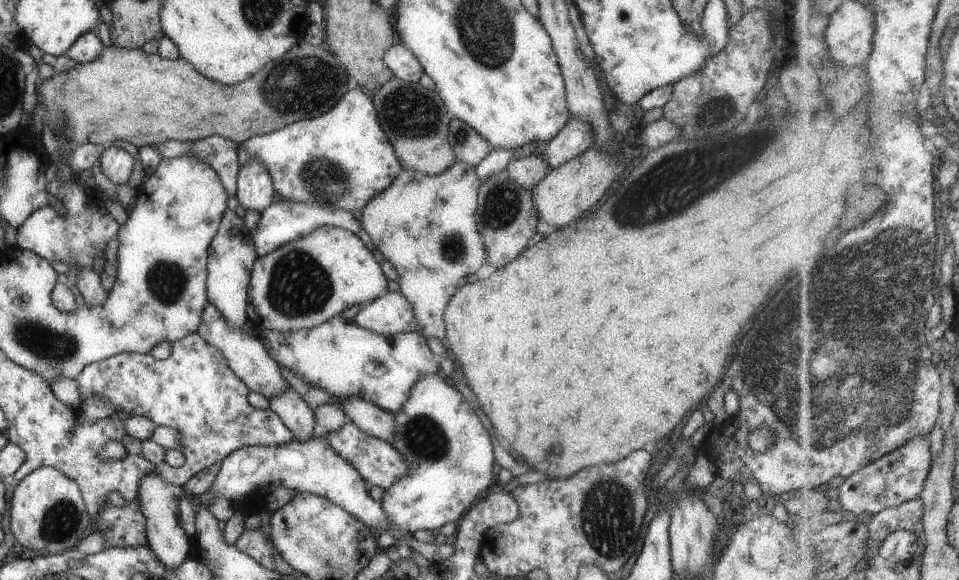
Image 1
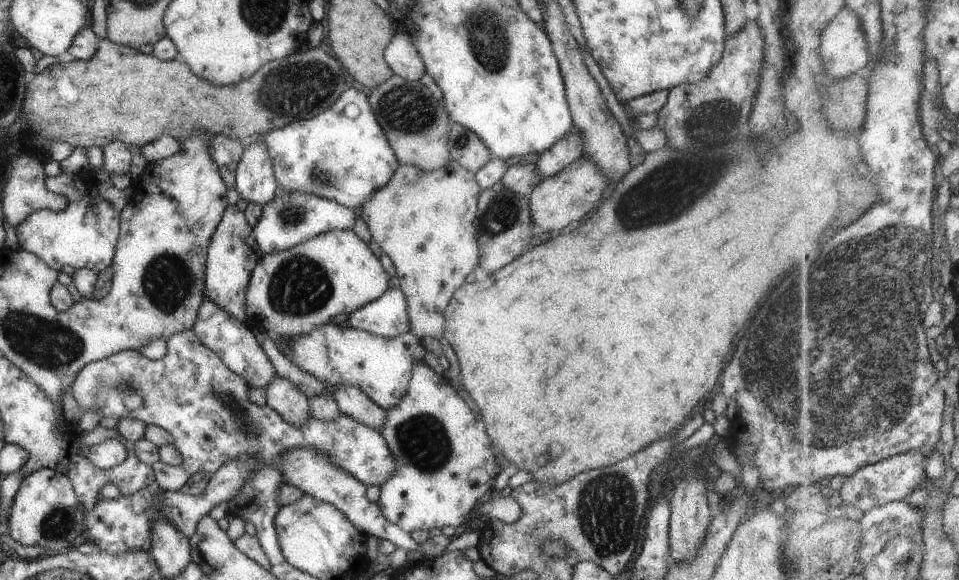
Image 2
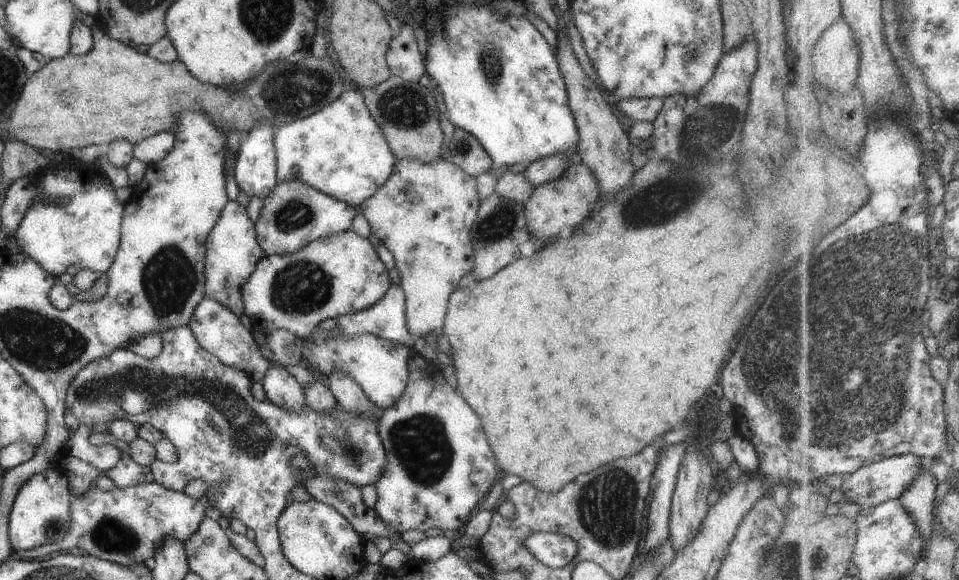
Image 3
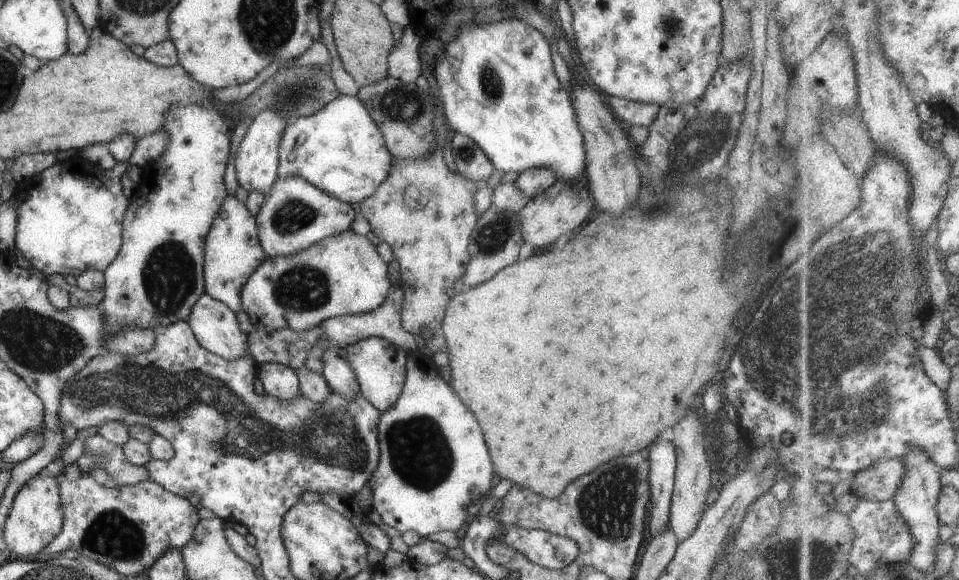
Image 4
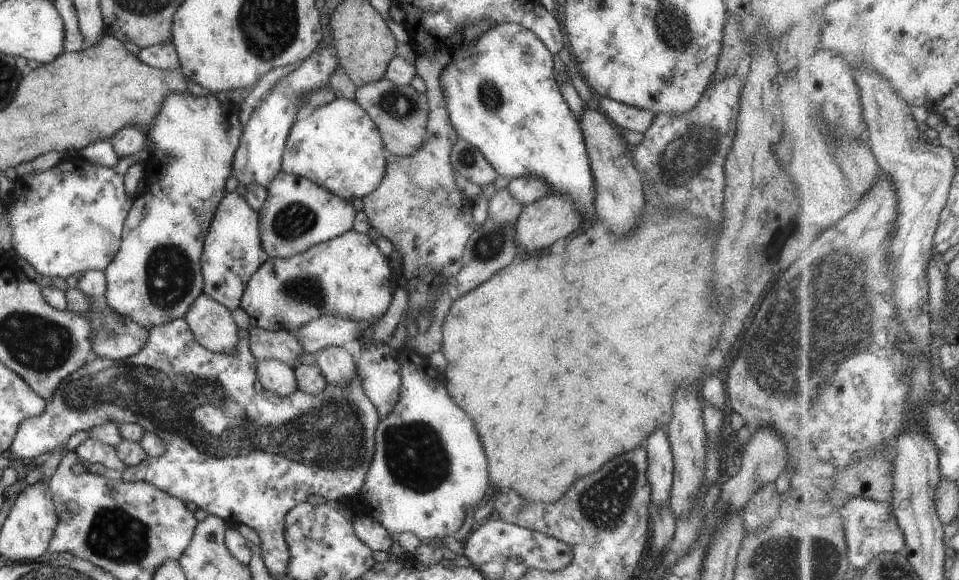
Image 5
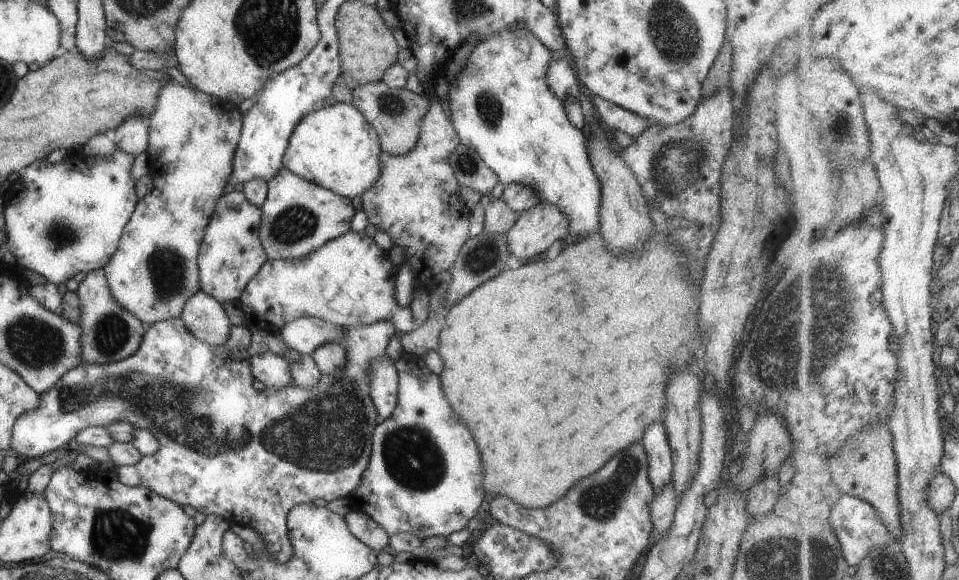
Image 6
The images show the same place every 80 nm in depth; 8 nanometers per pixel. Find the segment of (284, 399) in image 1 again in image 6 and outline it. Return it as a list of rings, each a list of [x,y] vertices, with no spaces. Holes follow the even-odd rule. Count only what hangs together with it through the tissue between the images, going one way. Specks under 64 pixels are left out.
[[[264,352],[249,356],[250,371],[265,389],[279,390],[291,384],[290,368],[281,355]]]

